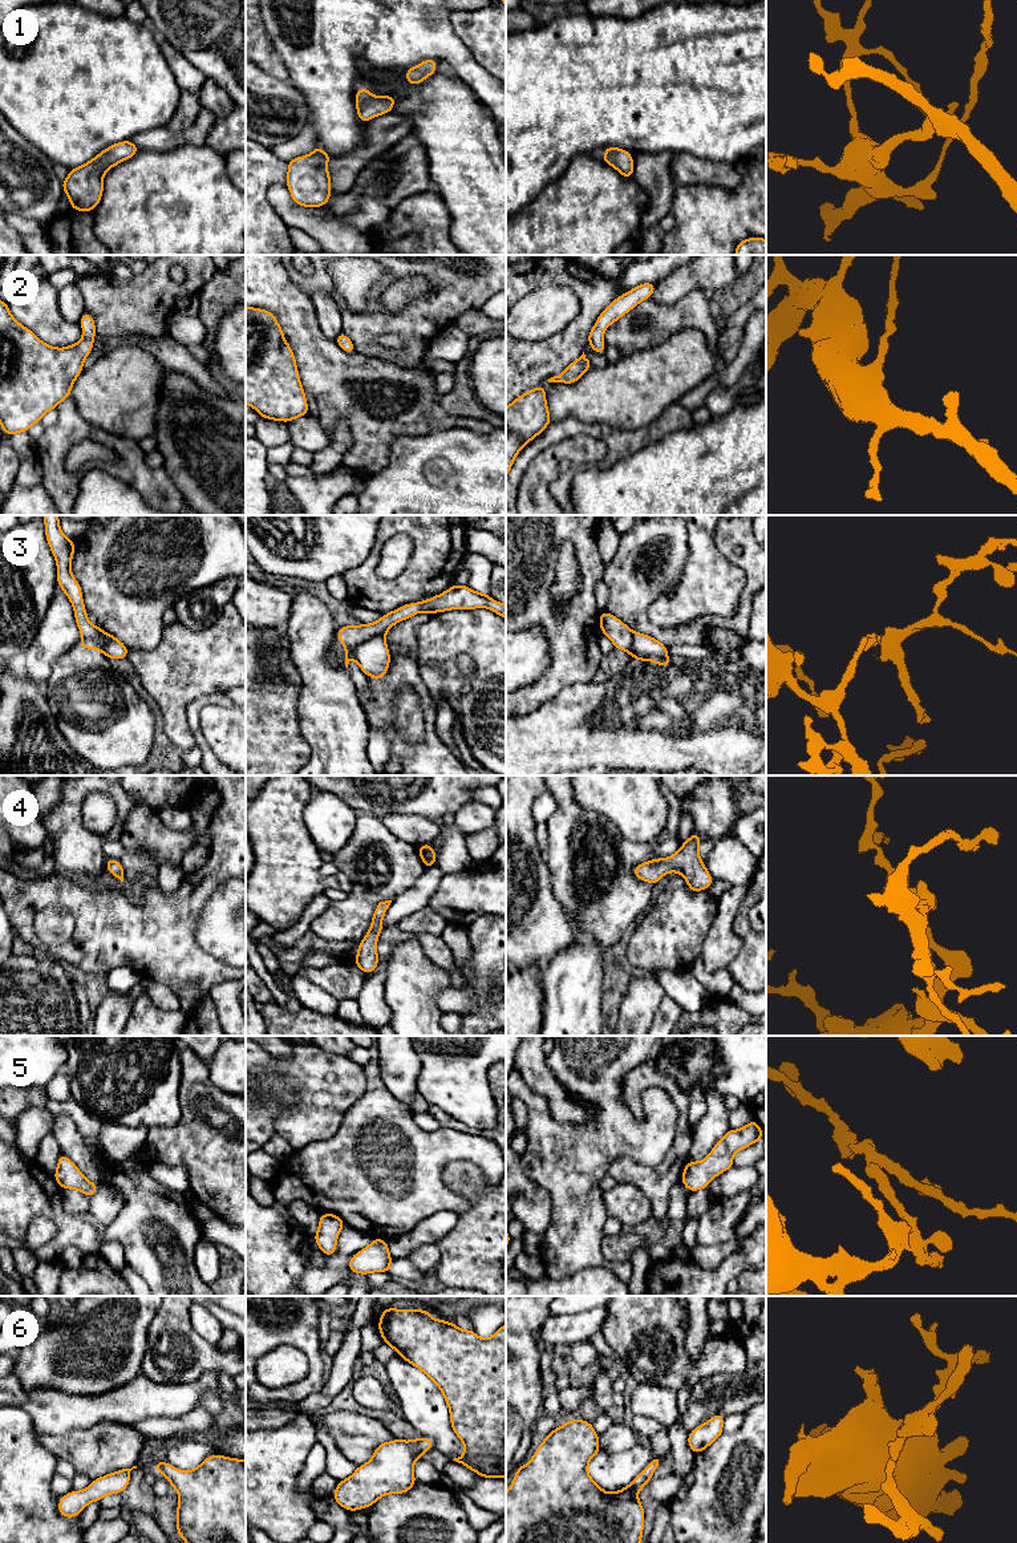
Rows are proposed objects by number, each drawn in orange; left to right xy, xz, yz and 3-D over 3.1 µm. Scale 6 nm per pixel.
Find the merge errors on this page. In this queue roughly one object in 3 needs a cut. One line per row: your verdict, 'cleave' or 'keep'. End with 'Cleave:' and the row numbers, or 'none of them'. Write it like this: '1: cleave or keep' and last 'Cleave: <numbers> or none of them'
1: keep
2: keep
3: cleave
4: keep
5: keep
6: keep
Cleave: 3

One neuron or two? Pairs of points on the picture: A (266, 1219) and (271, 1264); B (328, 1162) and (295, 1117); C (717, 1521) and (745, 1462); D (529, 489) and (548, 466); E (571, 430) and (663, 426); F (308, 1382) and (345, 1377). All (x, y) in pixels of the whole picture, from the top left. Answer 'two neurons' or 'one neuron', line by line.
A: one neuron
B: two neurons
C: one neuron
D: one neuron
E: one neuron
F: two neurons

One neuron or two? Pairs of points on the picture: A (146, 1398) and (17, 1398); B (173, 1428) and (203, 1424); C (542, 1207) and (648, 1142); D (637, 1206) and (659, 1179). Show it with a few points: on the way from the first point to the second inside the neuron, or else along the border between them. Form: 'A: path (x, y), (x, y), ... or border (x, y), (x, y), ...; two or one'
A: path (114, 1405), (49, 1406); one
B: path (181, 1424), (195, 1424); one
C: border (530, 1179), (551, 1198), (551, 1220), (545, 1232); two
D: border (616, 1183), (635, 1185), (648, 1201), (653, 1217); two

